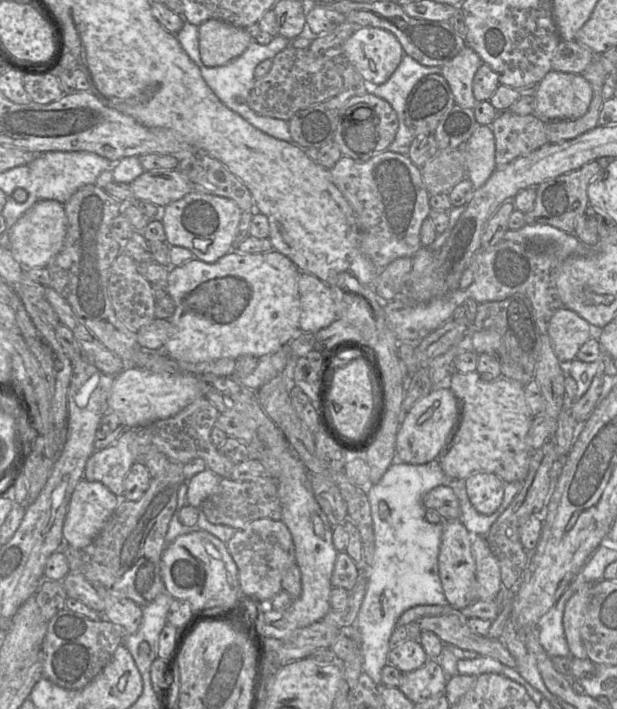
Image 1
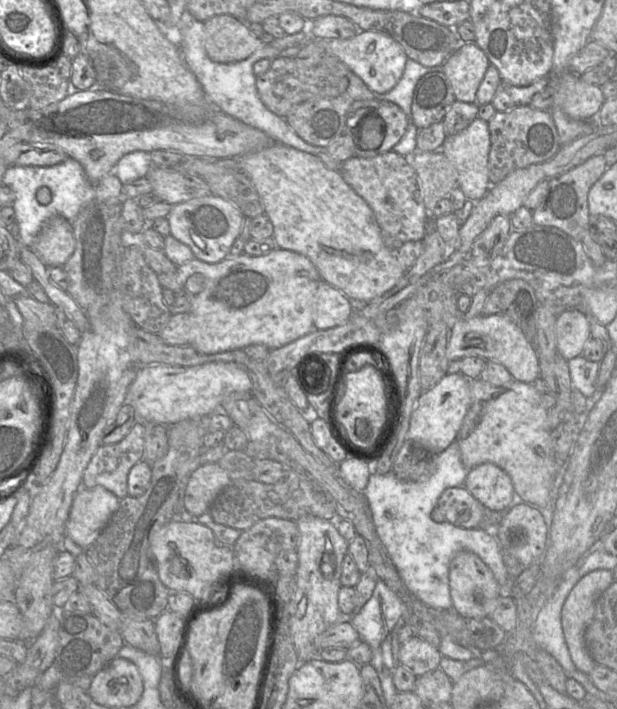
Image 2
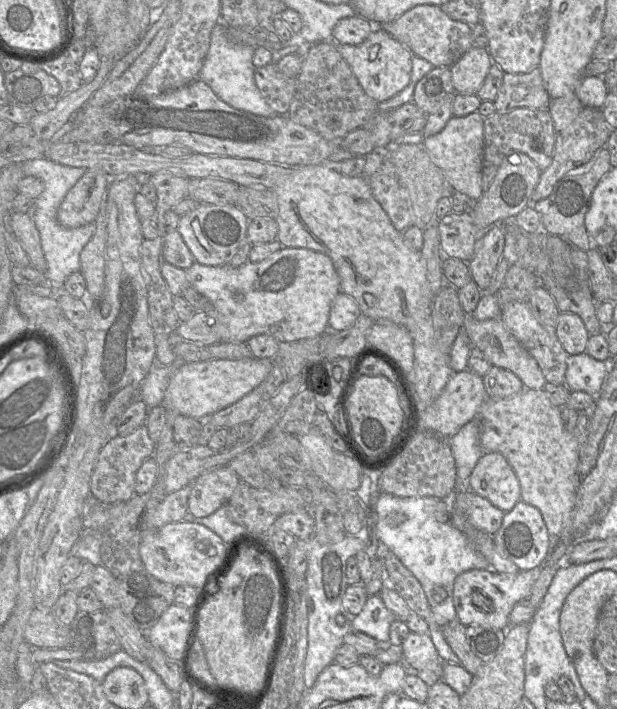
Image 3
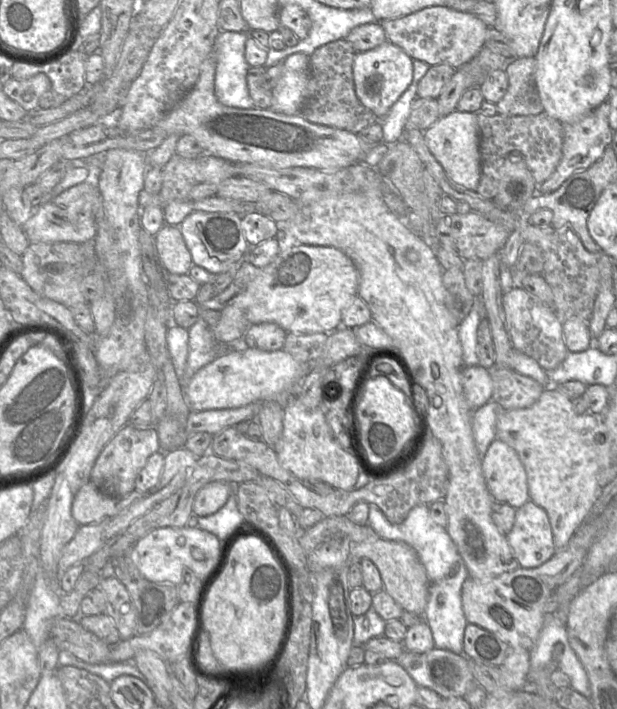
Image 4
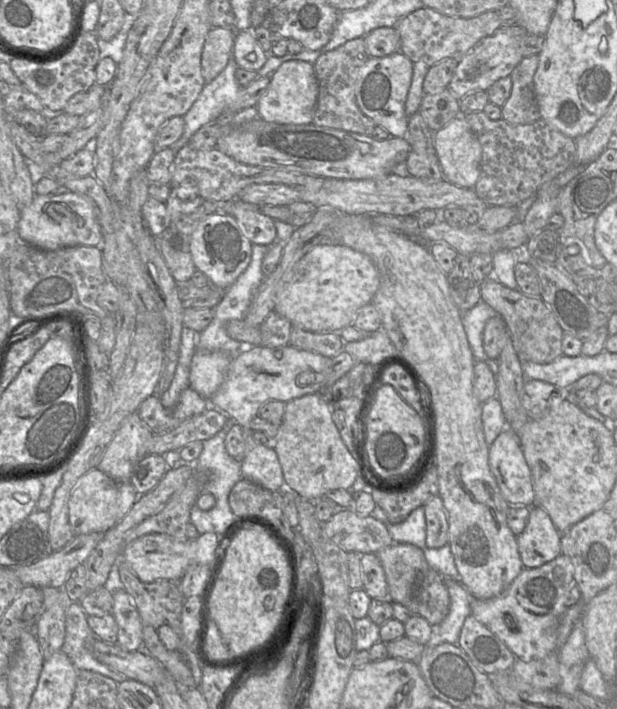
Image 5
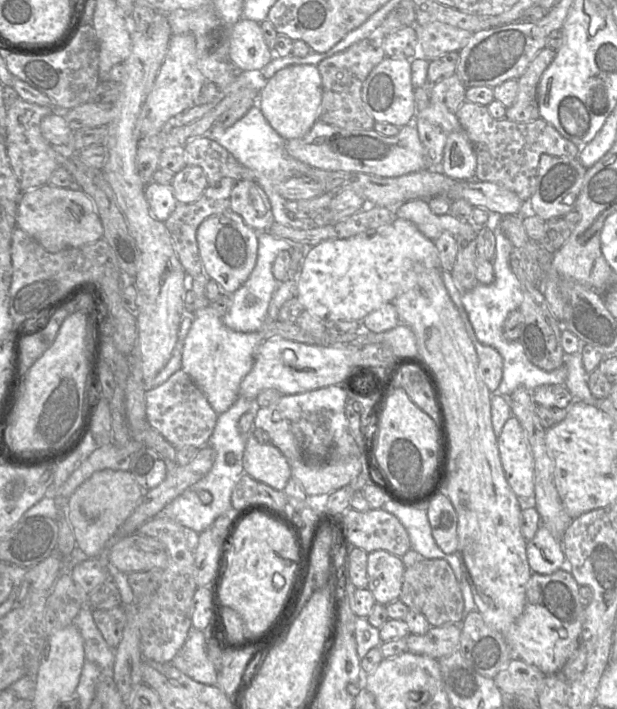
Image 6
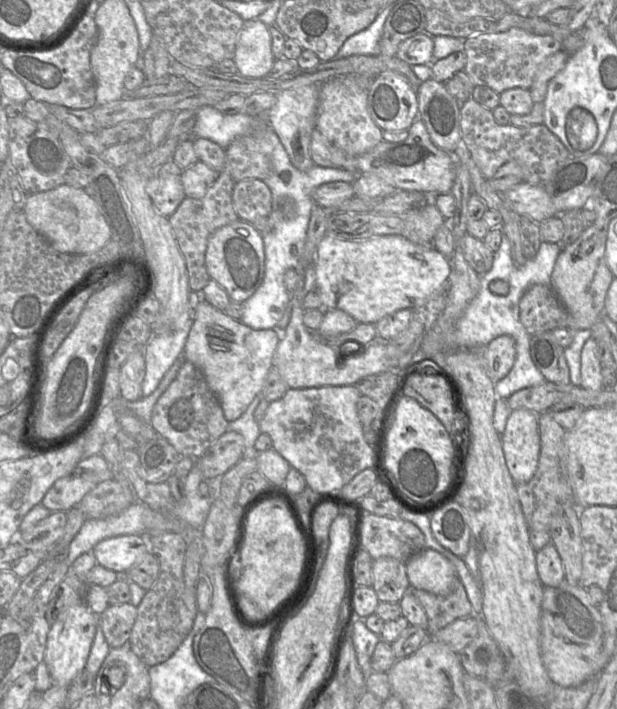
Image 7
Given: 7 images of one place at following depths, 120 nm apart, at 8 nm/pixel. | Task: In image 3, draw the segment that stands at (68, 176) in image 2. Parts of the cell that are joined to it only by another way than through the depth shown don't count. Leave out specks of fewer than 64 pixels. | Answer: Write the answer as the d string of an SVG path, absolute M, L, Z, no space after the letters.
M47 158L27 160L22 164L24 177L34 176L44 183L44 191L34 199L32 218L40 234L43 255L46 261L46 282L55 291L63 290L66 278L80 272L80 254L95 232L95 223L78 228L65 228L57 220L57 211L67 192L86 173L86 169L59 164Z

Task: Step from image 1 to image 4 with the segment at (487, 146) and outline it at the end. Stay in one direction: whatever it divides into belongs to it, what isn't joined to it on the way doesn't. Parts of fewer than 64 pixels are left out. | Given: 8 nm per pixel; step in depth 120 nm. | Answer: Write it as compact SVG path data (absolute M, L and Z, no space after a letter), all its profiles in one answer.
M454 110L440 117L424 131L425 142L435 159L440 163L447 176L456 184L476 191L480 182L480 136L477 114Z

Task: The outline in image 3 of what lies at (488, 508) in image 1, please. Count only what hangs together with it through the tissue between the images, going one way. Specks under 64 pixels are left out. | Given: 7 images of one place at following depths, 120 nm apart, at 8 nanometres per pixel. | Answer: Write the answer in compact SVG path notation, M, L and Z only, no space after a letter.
M484 452L467 481L468 488L505 513L521 500L517 475L499 452Z

